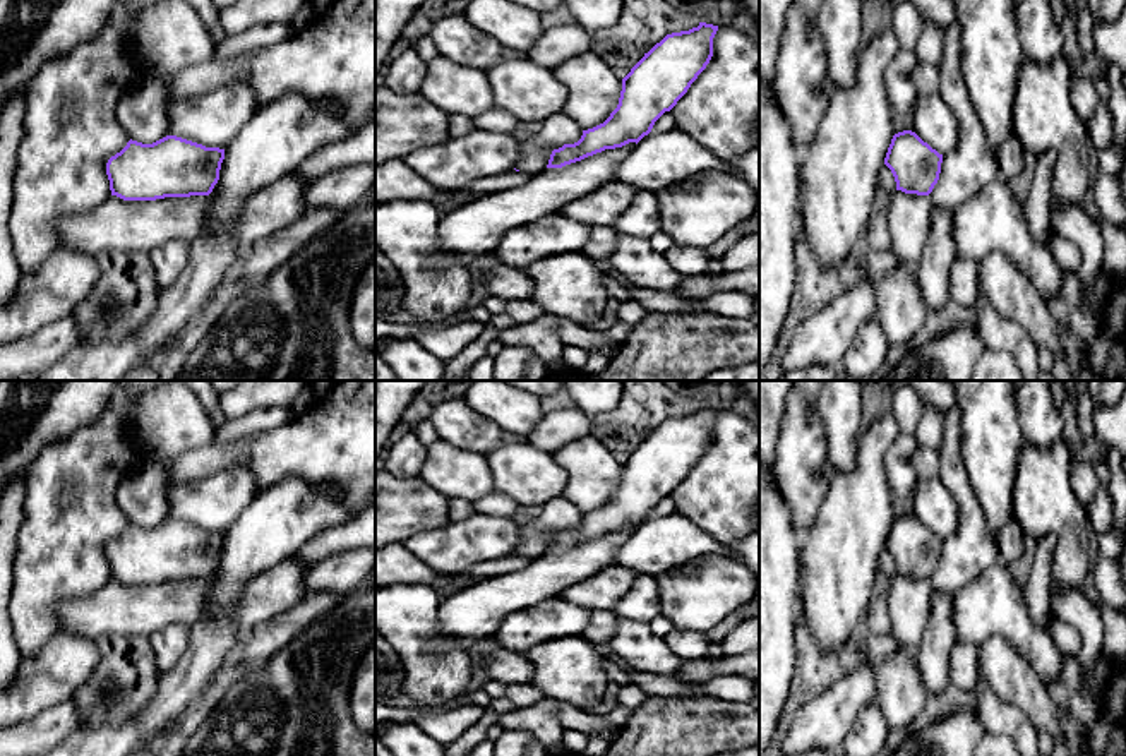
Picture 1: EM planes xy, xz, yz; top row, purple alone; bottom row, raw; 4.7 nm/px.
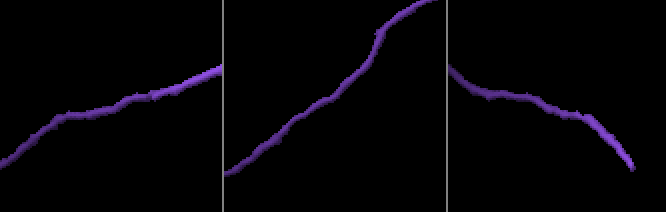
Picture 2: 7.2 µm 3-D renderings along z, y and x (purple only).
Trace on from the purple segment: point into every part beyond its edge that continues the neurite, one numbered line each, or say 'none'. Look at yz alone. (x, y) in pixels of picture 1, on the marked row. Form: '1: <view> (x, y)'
1: yz (933, 120)

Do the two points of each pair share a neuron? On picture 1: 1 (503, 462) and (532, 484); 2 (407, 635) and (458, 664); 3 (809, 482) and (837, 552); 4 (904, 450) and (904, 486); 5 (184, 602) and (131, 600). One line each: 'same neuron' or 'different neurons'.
1: same neuron
2: same neuron
3: different neurons
4: same neuron
5: same neuron

